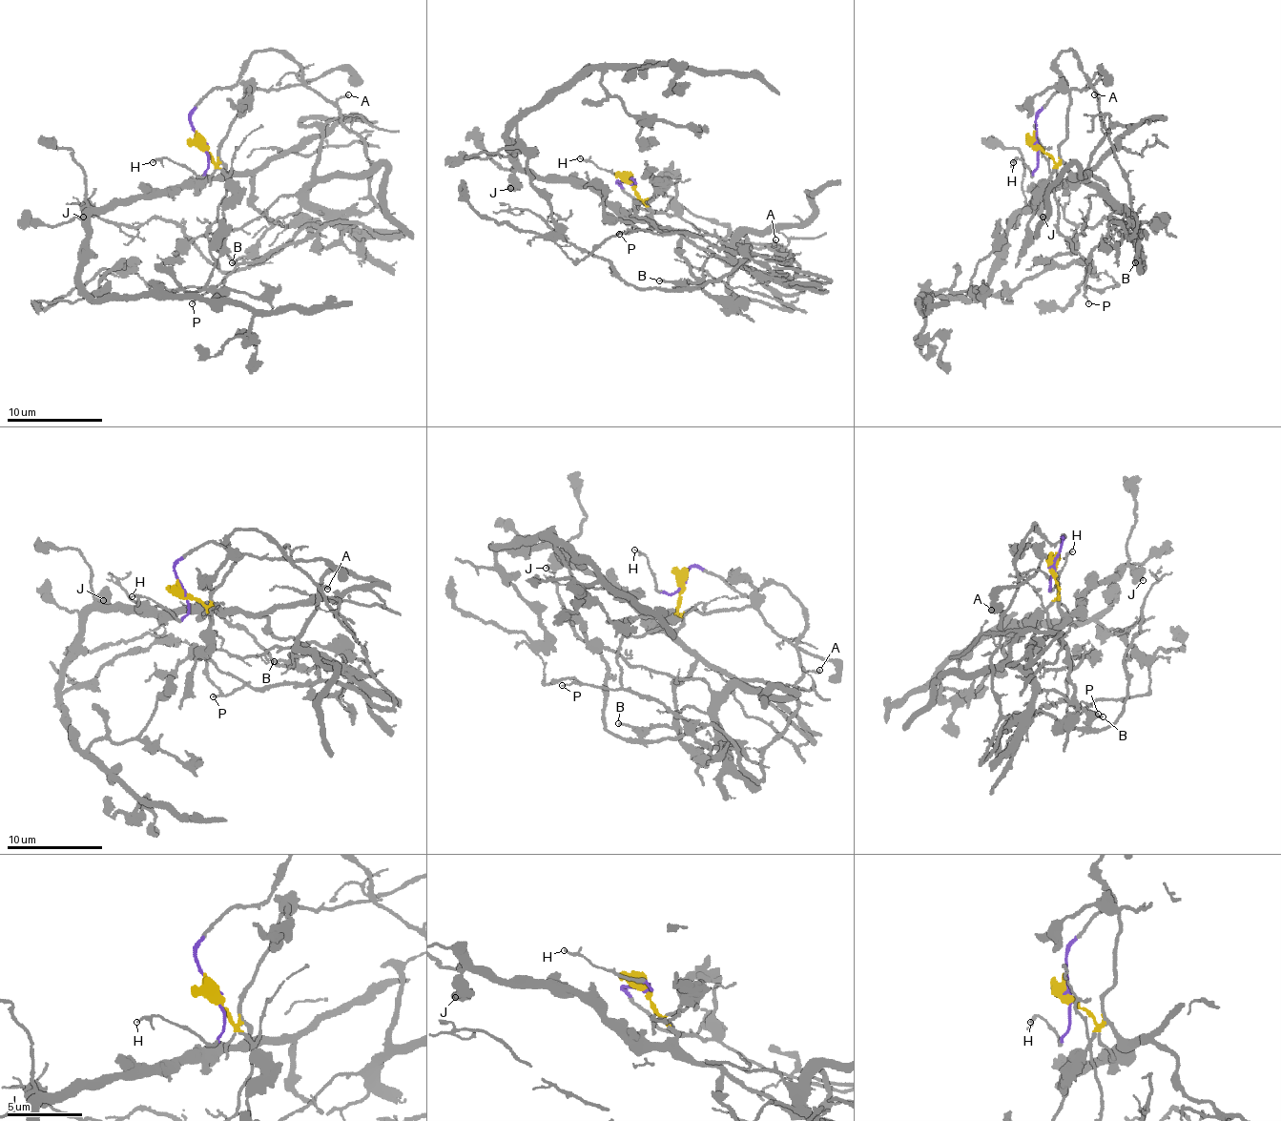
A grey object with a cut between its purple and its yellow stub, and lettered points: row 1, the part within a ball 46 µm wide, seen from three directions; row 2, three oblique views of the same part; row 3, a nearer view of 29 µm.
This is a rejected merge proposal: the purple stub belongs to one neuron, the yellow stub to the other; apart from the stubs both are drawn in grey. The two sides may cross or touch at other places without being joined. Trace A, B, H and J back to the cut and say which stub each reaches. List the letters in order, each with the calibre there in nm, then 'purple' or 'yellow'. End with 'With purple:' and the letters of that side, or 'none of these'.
A: calibre 160 nm; purple
B: calibre 180 nm; yellow
H: calibre 120 nm; purple
J: calibre 440 nm; yellow
With purple: A, H

